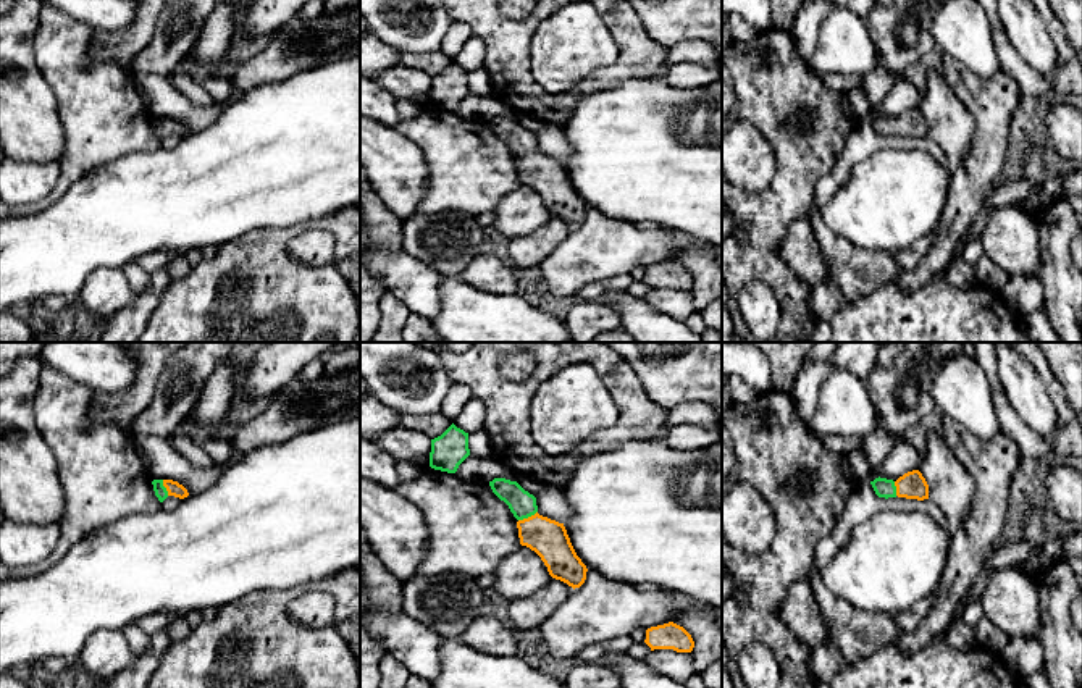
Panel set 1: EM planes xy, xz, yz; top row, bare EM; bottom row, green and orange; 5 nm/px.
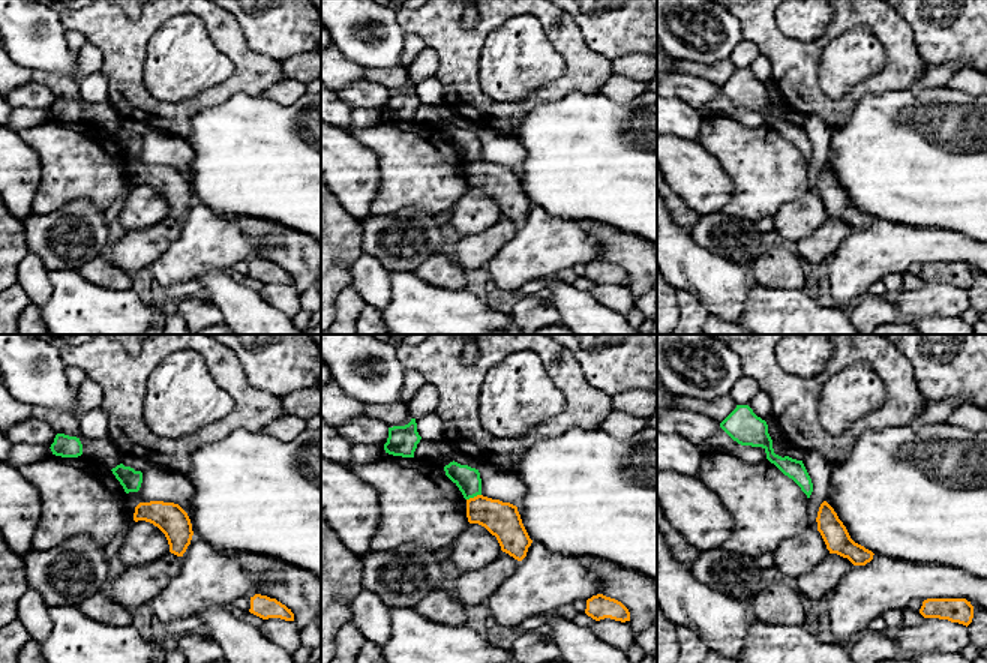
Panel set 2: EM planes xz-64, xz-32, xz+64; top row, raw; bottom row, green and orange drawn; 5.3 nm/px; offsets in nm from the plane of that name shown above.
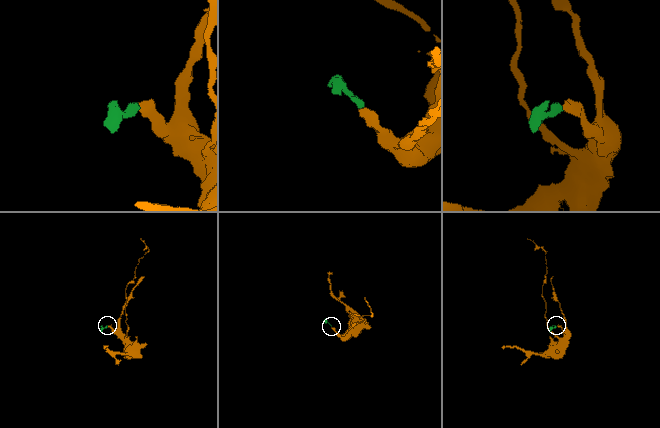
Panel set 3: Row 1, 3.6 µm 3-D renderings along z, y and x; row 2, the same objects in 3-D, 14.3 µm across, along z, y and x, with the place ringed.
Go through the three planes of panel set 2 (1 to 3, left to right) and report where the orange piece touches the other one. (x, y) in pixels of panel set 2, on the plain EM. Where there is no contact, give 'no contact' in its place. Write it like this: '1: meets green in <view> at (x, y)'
1: no contact
2: meets green in xz-32 at (473, 161)
3: no contact

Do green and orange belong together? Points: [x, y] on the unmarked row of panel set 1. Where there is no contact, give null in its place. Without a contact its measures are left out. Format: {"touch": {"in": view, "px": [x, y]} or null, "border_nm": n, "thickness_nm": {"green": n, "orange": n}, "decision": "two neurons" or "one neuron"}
{"touch": {"in": "xz", "px": [527, 155]}, "border_nm": 110, "thickness_nm": {"green": 140, "orange": 190}, "decision": "one neuron"}

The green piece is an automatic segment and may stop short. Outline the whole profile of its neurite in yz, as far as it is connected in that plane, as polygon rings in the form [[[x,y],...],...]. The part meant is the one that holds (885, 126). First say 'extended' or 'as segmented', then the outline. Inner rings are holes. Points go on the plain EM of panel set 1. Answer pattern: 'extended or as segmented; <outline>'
extended; [[[919,108],[908,110],[896,120],[879,115],[870,123],[879,136],[929,137],[929,123]]]

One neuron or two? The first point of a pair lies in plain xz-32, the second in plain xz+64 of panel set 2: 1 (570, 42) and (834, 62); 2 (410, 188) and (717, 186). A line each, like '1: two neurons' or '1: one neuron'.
1: two neurons
2: two neurons

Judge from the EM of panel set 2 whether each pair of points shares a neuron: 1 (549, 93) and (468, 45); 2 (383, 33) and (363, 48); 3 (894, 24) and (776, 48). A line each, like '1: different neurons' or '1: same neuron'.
1: same neuron
2: same neuron
3: same neuron

